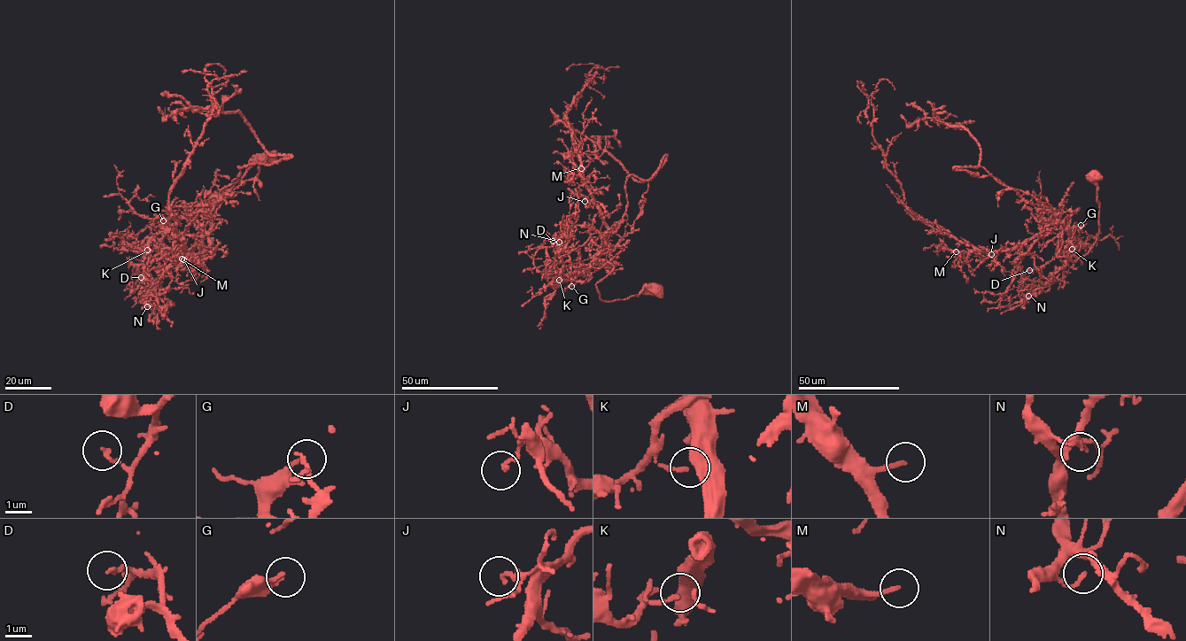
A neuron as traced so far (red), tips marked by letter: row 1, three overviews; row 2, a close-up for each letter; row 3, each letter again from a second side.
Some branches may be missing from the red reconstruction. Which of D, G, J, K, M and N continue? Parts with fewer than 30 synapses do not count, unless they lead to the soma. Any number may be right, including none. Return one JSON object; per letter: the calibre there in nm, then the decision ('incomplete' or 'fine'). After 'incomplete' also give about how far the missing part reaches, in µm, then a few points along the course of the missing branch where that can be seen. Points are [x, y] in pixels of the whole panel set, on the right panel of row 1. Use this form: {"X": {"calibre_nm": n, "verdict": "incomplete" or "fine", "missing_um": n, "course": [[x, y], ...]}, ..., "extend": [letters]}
{"D": {"calibre_nm": 160, "verdict": "fine"}, "G": {"calibre_nm": 160, "verdict": "fine"}, "J": {"calibre_nm": 150, "verdict": "fine"}, "K": {"calibre_nm": 150, "verdict": "fine"}, "M": {"calibre_nm": 160, "verdict": "incomplete", "missing_um": 10}, "N": {"calibre_nm": 140, "verdict": "fine"}, "extend": ["M"]}

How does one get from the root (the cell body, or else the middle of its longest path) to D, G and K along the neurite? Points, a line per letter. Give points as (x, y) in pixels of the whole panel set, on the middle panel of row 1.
D: (658, 289), (602, 300), (596, 283), (613, 266), (591, 266), (604, 237), (574, 226), (553, 241)
G: (658, 289), (602, 300), (596, 283), (613, 268), (607, 262), (587, 266), (571, 286)
K: (658, 289), (645, 287), (628, 298), (602, 300), (596, 283), (613, 268), (607, 262), (559, 280)

